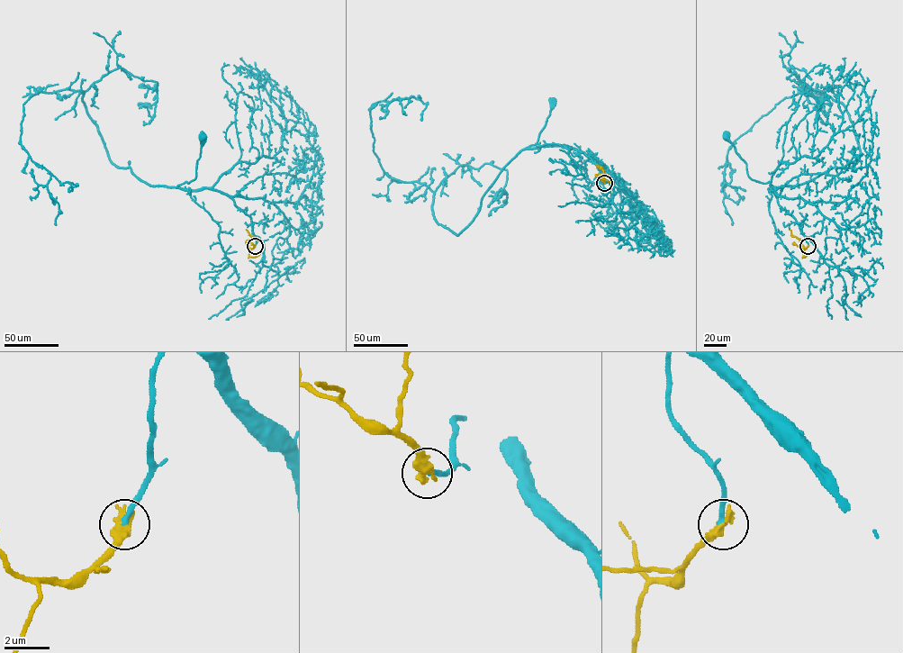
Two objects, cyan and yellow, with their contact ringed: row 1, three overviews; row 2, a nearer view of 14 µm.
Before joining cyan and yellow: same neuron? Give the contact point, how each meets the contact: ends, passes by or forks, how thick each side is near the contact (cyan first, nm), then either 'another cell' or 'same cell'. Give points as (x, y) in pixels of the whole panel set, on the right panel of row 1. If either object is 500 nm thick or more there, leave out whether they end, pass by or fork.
place (808, 246); cyan ends; yellow ends; calibres 260 and 480 nm; same cell

